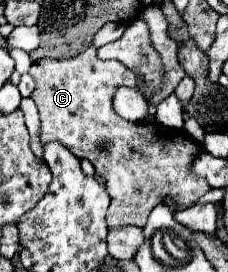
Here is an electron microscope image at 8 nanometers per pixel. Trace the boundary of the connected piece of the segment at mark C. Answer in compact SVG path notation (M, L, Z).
M88 47L86 51L78 53L72 59L40 59L30 67L30 75L36 81L36 89L32 93L32 99L40 111L40 139L42 143L48 141L60 141L66 149L70 149L78 159L88 159L96 173L104 177L106 191L110 195L110 207L106 213L108 227L120 227L120 225L136 225L144 227L150 211L162 203L164 195L170 195L180 207L192 205L196 199L200 199L210 185L196 177L190 169L194 157L200 153L200 143L196 143L188 133L180 129L168 129L158 123L130 123L122 117L118 117L112 109L112 95L116 87L128 85L136 87L138 77L126 69L118 61L102 61L96 57L96 49Z

